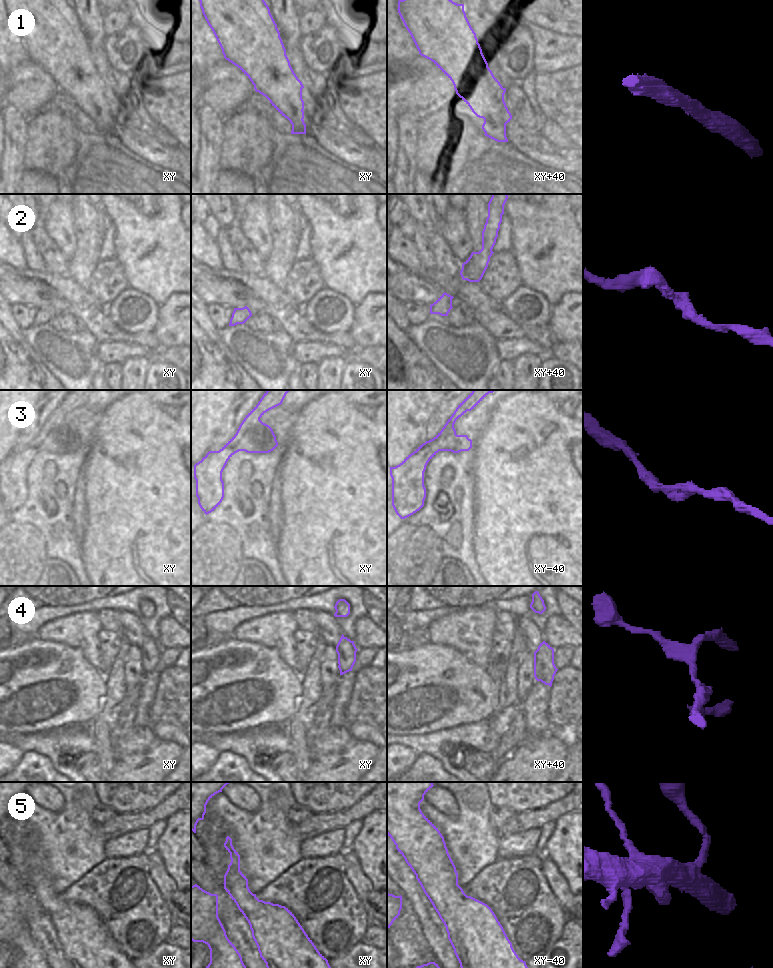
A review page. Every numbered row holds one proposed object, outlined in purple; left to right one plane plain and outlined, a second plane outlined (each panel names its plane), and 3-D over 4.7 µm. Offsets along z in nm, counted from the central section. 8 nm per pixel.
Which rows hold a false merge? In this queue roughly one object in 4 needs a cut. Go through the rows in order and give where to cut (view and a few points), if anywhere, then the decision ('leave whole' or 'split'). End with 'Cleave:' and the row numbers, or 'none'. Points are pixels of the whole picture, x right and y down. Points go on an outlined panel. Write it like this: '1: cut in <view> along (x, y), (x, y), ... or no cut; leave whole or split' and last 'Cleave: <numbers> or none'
1: no cut; leave whole
2: no cut; leave whole
3: no cut; leave whole
4: cut in xy along (344, 637), (341, 659), (338, 663); split
5: no cut; leave whole
Cleave: 4

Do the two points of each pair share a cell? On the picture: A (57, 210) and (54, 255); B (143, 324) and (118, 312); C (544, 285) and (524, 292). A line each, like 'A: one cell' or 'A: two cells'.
A: two cells
B: one cell
C: two cells

